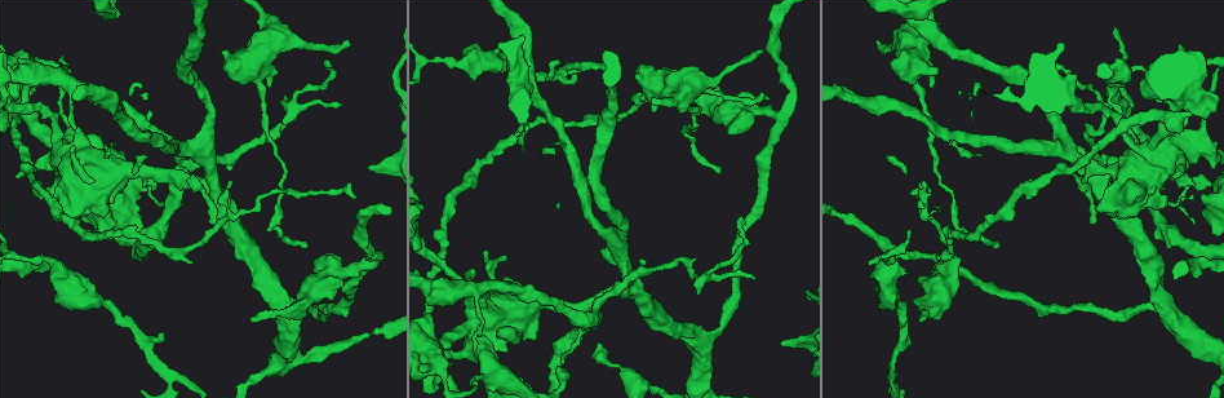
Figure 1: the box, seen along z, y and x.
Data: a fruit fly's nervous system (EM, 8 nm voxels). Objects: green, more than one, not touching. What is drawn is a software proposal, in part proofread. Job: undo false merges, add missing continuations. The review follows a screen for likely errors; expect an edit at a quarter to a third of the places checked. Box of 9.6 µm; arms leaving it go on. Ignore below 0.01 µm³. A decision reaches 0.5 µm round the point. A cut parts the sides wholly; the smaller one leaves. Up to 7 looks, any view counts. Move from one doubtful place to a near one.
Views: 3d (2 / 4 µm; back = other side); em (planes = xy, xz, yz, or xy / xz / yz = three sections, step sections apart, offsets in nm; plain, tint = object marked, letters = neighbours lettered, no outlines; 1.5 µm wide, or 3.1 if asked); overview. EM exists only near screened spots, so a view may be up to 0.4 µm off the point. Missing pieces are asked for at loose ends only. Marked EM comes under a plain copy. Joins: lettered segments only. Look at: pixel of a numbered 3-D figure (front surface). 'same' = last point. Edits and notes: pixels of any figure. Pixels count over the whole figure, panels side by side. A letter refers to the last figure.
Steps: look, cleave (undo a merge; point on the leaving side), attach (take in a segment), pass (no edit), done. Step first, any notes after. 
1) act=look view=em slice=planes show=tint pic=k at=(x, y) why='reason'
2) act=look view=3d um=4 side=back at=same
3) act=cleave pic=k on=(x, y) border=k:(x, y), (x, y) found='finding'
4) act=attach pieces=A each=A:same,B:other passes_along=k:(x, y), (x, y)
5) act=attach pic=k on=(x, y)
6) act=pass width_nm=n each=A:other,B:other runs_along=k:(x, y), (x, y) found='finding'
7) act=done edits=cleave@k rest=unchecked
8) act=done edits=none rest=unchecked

act=look view=em slice=planes show=letters pic=1 at=(163, 332) why='an open end'

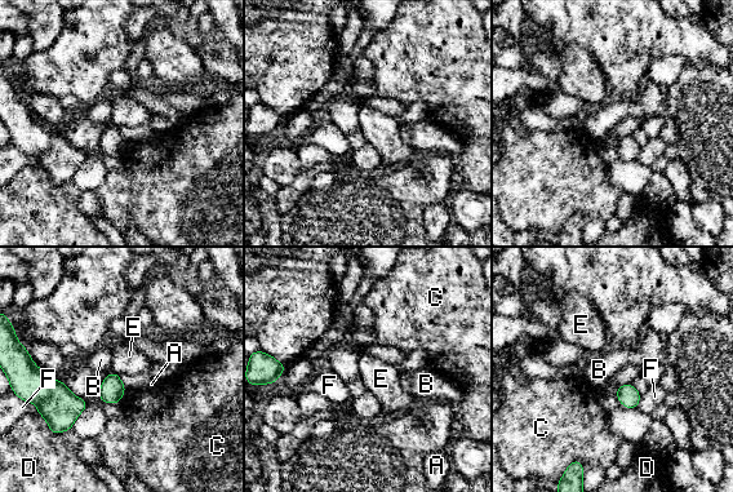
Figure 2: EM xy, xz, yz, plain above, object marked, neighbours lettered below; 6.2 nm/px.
act=pass width_nm=150 each=A:other,B:other,C:other,D:other,E:other,F:other border=2:(112, 371), (118, 375) found='none of them fits'

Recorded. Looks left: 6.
act=look view=3d um=2 pic=1 at=(780, 342) why='an open end'

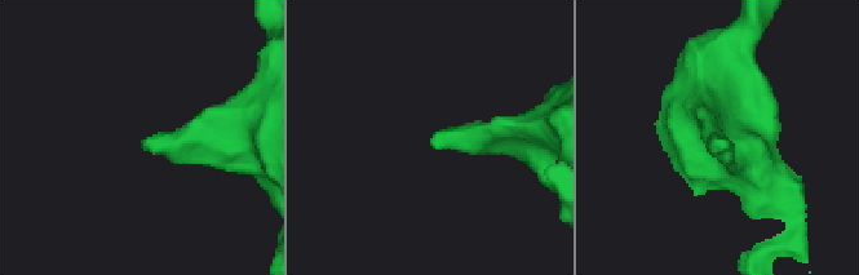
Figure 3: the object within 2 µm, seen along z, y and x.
act=look view=em slice=xz step=4 show=tint pic=3 at=(430, 139)

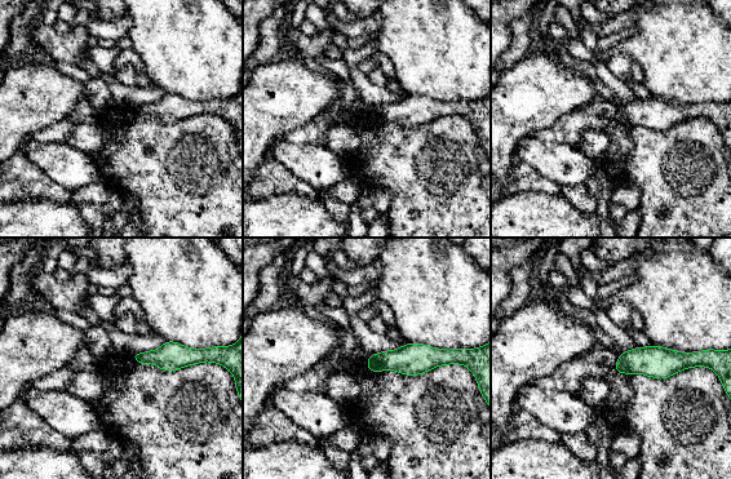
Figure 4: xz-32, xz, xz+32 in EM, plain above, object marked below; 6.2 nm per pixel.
act=look view=em slice=planes show=letters at=same

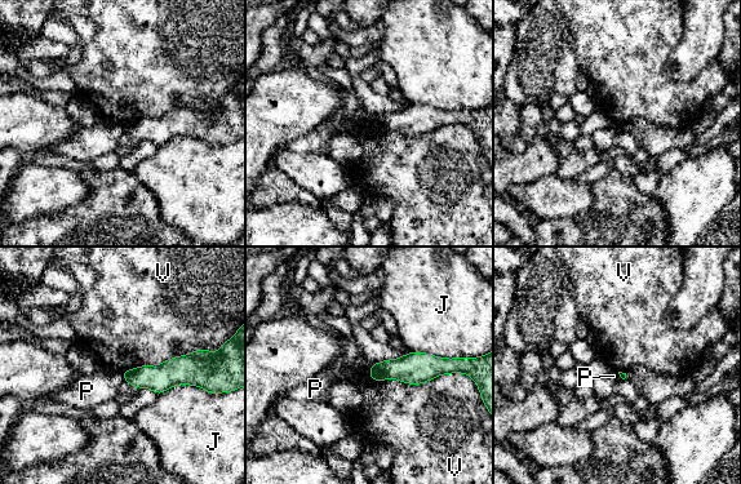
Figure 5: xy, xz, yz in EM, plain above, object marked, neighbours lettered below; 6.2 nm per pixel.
act=pass each=J:other,P:other,V:other border=5:(458, 372), (417, 383), (368, 374) found='none of them fits'

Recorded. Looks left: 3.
act=look view=em slice=planes show=letters pic=1 at=(347, 43) why='thin end'

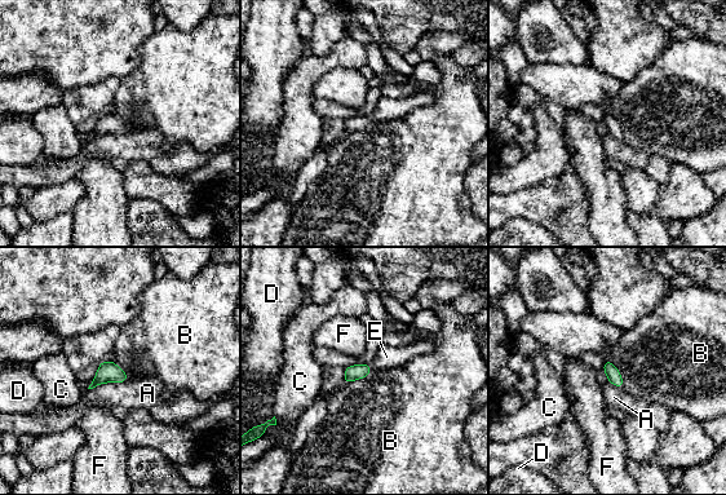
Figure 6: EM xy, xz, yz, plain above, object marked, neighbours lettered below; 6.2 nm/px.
act=attach pieces=E each=A:other,B:other,C:other,D:other,E:same,F:other passes_along=6:(358, 371), (370, 367), (386, 357) found='the neuron continues'

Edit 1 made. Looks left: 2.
act=done edits=attach@6 rest=unchecked

